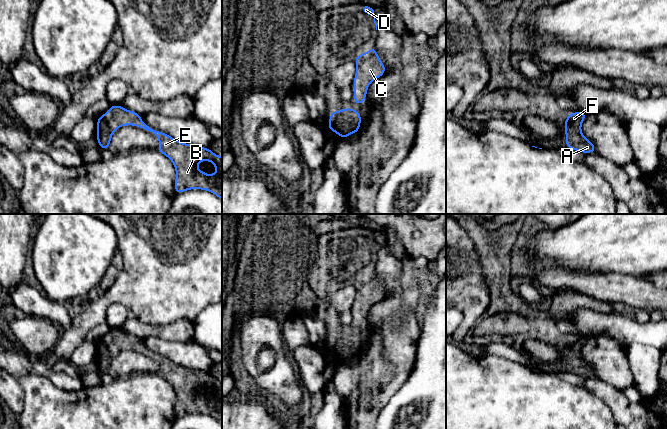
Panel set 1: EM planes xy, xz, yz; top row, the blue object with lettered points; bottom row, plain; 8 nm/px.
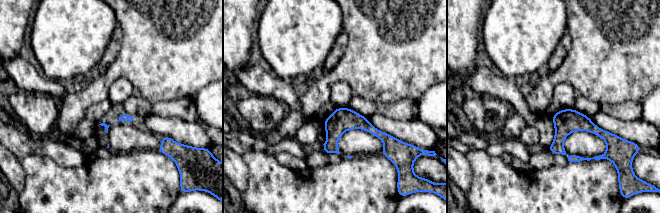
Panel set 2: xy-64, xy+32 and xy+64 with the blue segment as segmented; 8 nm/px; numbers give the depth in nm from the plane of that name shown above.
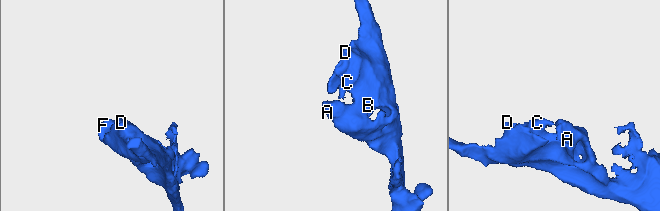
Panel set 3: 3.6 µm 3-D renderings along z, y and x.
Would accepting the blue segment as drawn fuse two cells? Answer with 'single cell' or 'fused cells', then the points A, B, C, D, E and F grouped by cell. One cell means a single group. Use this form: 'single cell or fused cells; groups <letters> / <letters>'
single cell; groups A B C D E F

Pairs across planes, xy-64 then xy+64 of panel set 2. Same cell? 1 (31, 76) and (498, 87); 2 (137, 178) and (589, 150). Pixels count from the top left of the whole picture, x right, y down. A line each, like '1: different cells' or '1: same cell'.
1: same cell
2: different cells

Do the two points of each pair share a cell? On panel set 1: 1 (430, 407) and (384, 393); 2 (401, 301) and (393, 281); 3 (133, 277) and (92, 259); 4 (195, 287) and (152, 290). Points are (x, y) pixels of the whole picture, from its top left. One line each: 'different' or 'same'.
1: different
2: different
3: different
4: same

